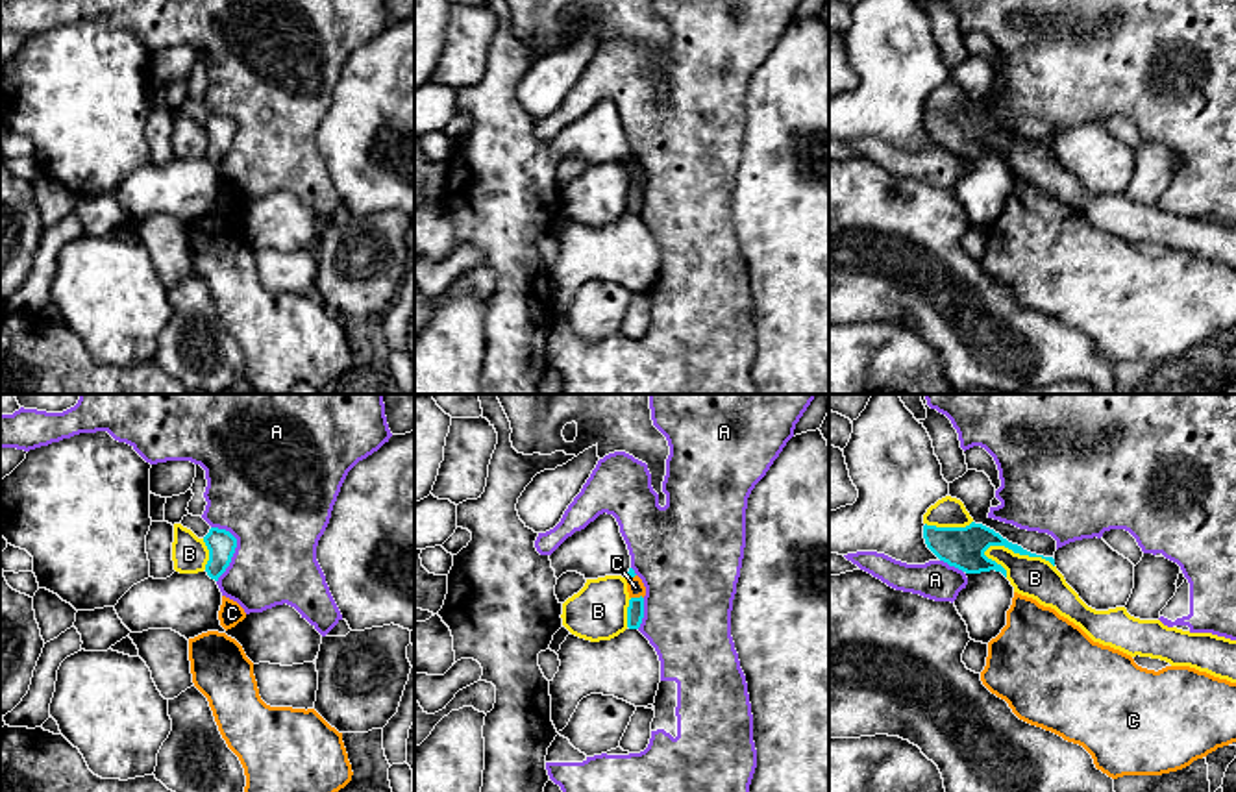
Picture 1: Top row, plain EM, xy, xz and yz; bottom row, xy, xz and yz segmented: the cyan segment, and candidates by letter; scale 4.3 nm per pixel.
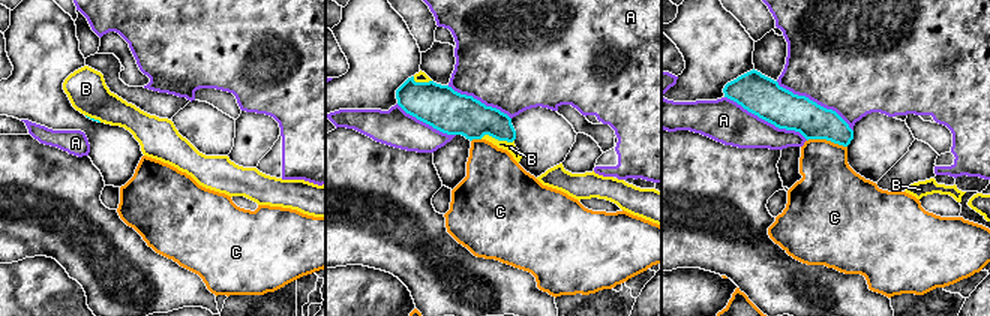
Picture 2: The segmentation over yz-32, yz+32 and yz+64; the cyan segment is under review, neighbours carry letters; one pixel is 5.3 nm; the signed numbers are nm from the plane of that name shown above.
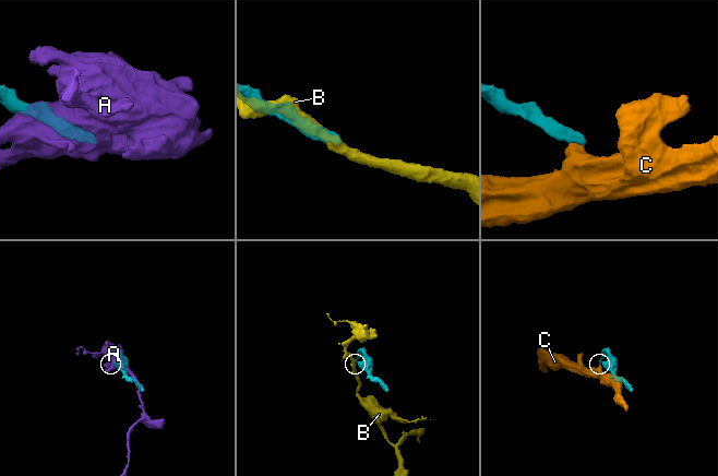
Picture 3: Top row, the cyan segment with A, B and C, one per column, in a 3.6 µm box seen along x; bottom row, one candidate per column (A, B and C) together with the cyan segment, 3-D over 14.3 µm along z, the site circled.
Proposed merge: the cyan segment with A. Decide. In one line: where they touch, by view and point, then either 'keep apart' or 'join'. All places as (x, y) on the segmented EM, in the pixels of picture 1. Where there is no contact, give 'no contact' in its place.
contact xy (235, 546); keep apart

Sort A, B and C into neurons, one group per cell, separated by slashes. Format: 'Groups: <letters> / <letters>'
Groups: A / B / C

